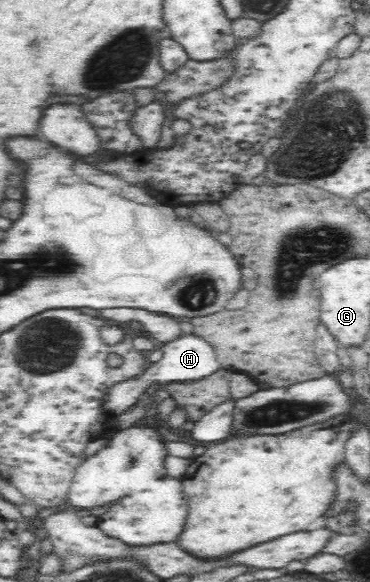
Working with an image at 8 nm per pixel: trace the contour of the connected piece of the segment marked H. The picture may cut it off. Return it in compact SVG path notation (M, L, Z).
M185 332L180 339L163 344L159 348L162 348L163 355L156 355L149 361L149 365L145 365L145 369L142 369L143 373L139 373L135 377L144 387L149 387L149 385L161 387L168 383L199 381L221 369L221 365L215 358L213 348L207 343L203 343L199 337L189 335L188 332Z

